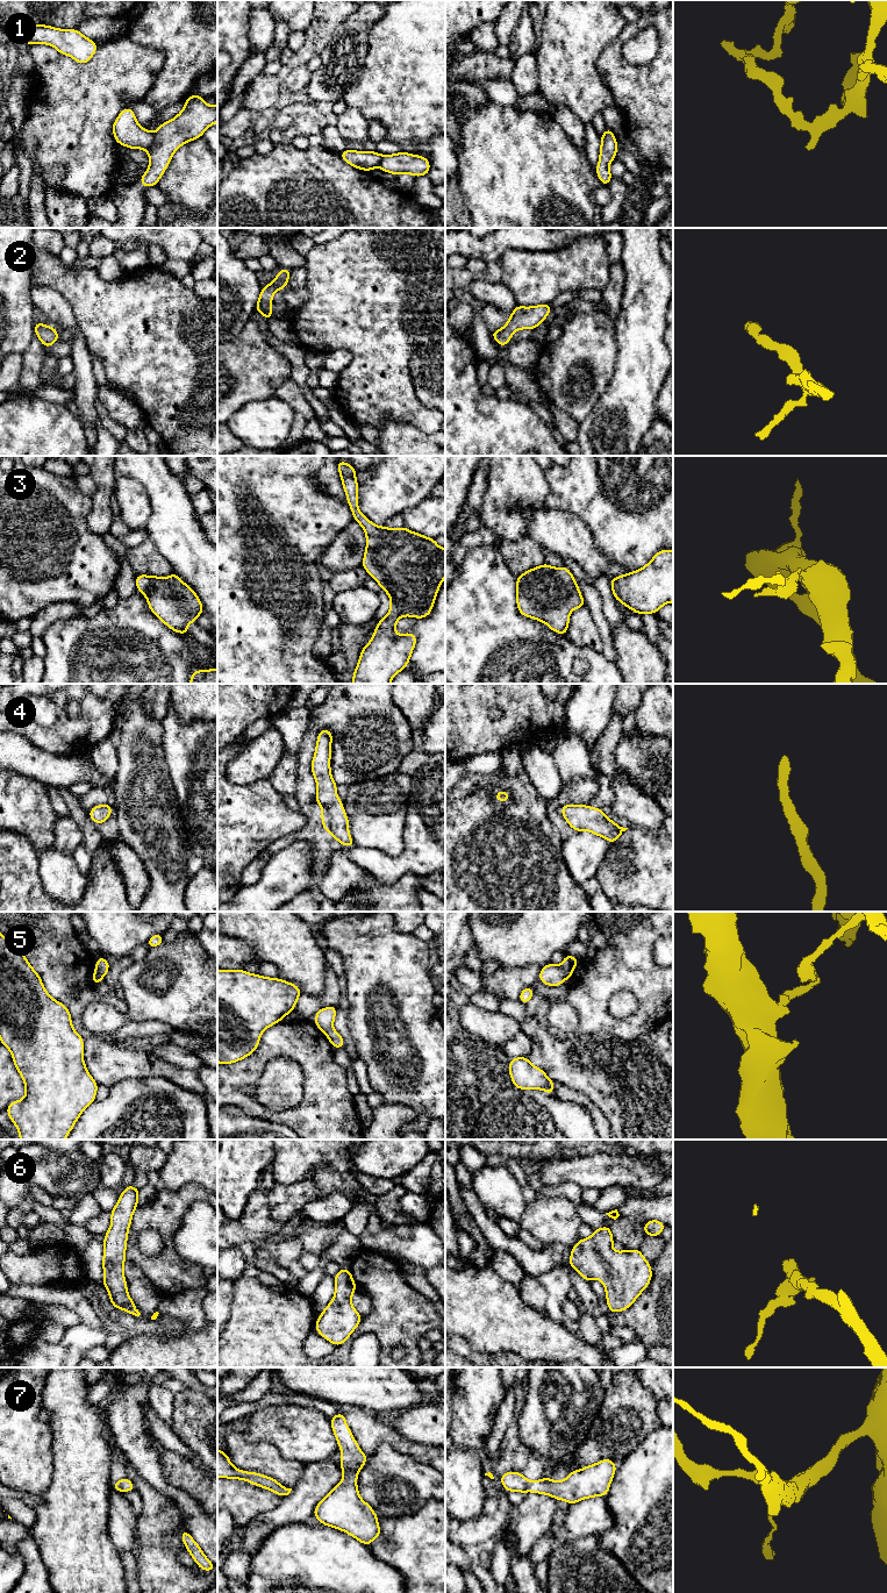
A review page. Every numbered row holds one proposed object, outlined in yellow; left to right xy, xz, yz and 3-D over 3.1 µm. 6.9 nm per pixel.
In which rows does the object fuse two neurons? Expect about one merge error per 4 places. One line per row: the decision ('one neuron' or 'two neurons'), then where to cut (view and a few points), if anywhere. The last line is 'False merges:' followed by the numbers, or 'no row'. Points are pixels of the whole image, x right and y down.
1: two neurons; cut in xy along (154, 133), (154, 140), (147, 149)
2: one neuron; no cut
3: one neuron; no cut
4: one neuron; no cut
5: two neurons; cut in yz along (560, 965), (566, 977)
6: one neuron; no cut
7: one neuron; no cut
False merges: 1, 5

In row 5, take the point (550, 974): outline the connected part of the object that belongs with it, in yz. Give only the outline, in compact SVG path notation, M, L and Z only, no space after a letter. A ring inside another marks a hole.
M552 963L546 964L542 967L538 979L548 986L560 986L564 984L566 976L561 966L553 965Z

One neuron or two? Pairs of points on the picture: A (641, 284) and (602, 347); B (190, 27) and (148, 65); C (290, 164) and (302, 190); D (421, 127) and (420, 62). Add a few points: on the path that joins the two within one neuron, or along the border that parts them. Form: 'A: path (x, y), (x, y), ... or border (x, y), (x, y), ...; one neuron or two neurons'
A: border (615, 320), (616, 352); two neurons
B: border (135, 42), (162, 54), (163, 66), (156, 79); two neurons
C: path (290, 170), (290, 177), (297, 184); one neuron
D: path (421, 111), (423, 78); one neuron

